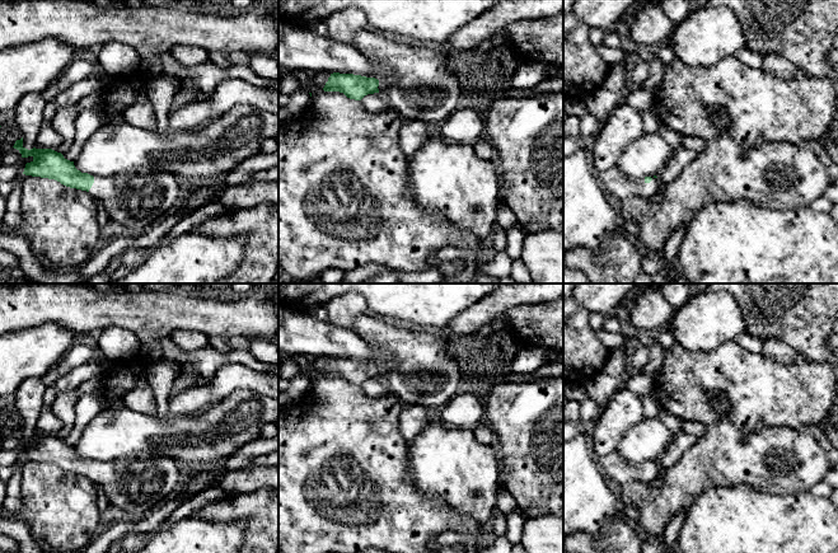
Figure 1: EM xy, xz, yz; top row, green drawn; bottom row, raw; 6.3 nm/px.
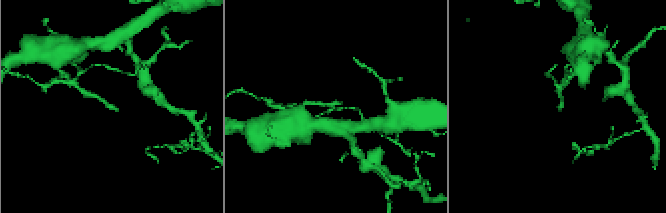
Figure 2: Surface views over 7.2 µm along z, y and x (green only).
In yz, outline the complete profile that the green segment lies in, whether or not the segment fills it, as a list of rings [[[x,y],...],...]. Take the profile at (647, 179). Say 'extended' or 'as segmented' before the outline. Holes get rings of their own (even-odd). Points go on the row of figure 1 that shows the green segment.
extended; [[[618,167],[601,170],[598,174],[603,187],[617,200],[631,197],[651,198],[660,191],[660,181],[656,175],[632,179],[624,175]]]

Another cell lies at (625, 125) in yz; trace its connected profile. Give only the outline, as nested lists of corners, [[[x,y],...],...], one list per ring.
[[[621,103],[601,123],[595,139],[590,161],[598,172],[617,167],[628,145],[643,135],[642,114],[638,109]]]

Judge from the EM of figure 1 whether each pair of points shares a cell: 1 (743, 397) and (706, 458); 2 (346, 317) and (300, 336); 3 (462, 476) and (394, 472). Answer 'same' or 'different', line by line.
1: different
2: different
3: different

